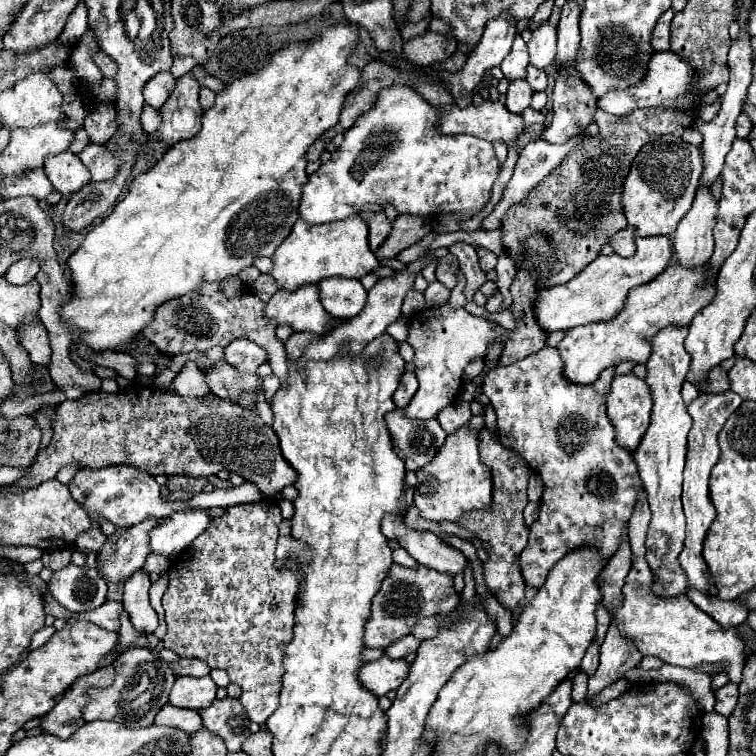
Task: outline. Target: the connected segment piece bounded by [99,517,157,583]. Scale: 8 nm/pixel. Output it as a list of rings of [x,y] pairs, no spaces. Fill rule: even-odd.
[[[149,517],[147,521],[129,527],[115,543],[115,553],[101,563],[101,575],[111,583],[125,583],[137,569],[143,567],[149,555],[149,529],[157,525],[157,519]]]

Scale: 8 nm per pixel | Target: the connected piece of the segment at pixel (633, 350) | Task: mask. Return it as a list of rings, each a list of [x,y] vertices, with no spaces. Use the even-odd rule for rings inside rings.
[[[669,265],[653,281],[633,287],[625,299],[625,307],[607,323],[569,329],[561,339],[559,355],[563,359],[563,375],[573,385],[593,385],[601,371],[623,361],[645,363],[649,359],[651,337],[665,325],[689,325],[699,309],[713,299],[713,281],[705,281],[705,267],[683,269]]]

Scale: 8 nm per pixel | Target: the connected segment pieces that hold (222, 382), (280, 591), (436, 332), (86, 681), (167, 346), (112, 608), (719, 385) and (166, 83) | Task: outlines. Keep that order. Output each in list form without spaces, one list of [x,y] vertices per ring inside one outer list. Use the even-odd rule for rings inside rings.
[[[225,359],[217,361],[213,369],[201,369],[201,373],[213,395],[233,401],[241,405],[241,409],[255,411],[257,393],[265,393],[261,377],[253,373],[241,373],[239,369],[233,369],[233,365],[229,365]]]
[[[263,499],[261,503],[243,503],[243,505],[233,505],[233,507],[225,507],[225,513],[221,517],[215,517],[209,525],[209,529],[205,529],[205,533],[201,533],[193,545],[189,545],[189,549],[185,549],[185,553],[179,553],[169,569],[169,587],[163,593],[163,609],[165,609],[165,621],[167,621],[167,633],[163,637],[163,645],[165,649],[175,651],[179,657],[197,657],[201,661],[205,661],[209,667],[215,669],[225,669],[231,683],[237,683],[243,693],[239,697],[239,701],[243,703],[249,719],[257,725],[263,725],[267,721],[267,717],[277,709],[279,703],[279,693],[281,693],[281,677],[285,673],[283,669],[283,657],[285,657],[285,645],[291,641],[293,635],[293,625],[295,625],[295,599],[299,593],[299,583],[297,577],[289,571],[289,569],[277,569],[275,563],[275,547],[277,547],[277,539],[279,539],[279,523],[283,521],[281,517],[281,509],[277,505],[277,501],[273,499]]]
[[[441,305],[435,309],[423,309],[423,313],[415,313],[409,323],[407,343],[415,349],[415,375],[419,379],[419,389],[403,409],[409,419],[437,419],[439,411],[449,407],[461,387],[463,369],[475,357],[485,357],[487,345],[501,337],[507,339],[507,331],[495,327],[495,323],[475,317],[465,309],[451,309],[449,305]]]
[[[107,665],[105,669],[99,669],[91,675],[83,675],[71,685],[71,689],[65,693],[65,697],[41,719],[41,731],[55,735],[59,739],[71,737],[85,721],[81,717],[81,709],[87,705],[87,699],[83,697],[83,691],[89,685],[101,685],[107,687],[113,681],[113,667]]]
[[[229,277],[221,283],[205,283],[197,293],[187,293],[185,297],[165,301],[155,311],[153,321],[141,333],[157,349],[169,355],[189,353],[189,351],[207,351],[215,345],[229,345],[235,339],[246,337],[261,345],[269,353],[269,365],[281,383],[287,381],[287,361],[283,341],[275,337],[275,323],[263,317],[265,303],[247,287],[239,277]]]
[[[105,601],[101,607],[97,607],[93,611],[79,613],[77,619],[93,621],[95,625],[99,625],[101,629],[107,629],[107,631],[117,631],[121,627],[121,623],[119,623],[121,611],[123,611],[123,603],[121,601]]]
[[[715,367],[711,373],[709,373],[709,383],[707,387],[701,387],[701,389],[707,389],[711,393],[725,393],[729,389],[729,377],[727,377],[727,371],[723,367]]]
[[[169,71],[157,73],[157,75],[155,75],[149,83],[145,83],[145,87],[143,87],[145,103],[147,103],[149,107],[153,107],[153,109],[159,109],[159,107],[167,101],[169,93],[173,91],[173,85],[175,85],[175,77],[173,77]]]

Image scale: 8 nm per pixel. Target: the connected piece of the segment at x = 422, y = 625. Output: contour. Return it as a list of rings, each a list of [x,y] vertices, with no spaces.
[[[427,617],[423,621],[419,621],[415,627],[413,627],[413,635],[417,639],[431,639],[437,635],[437,627],[439,627],[439,621],[441,617]]]

